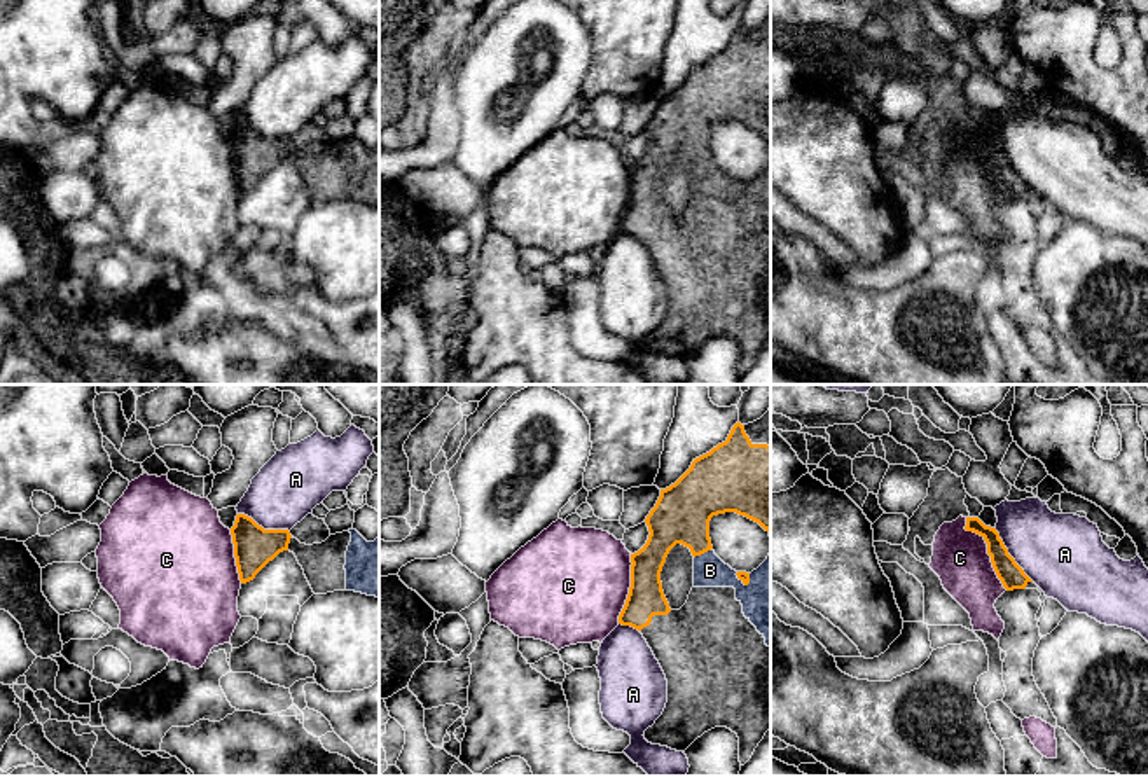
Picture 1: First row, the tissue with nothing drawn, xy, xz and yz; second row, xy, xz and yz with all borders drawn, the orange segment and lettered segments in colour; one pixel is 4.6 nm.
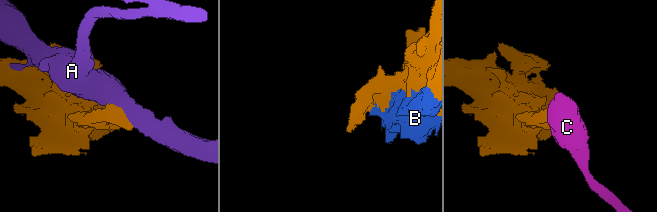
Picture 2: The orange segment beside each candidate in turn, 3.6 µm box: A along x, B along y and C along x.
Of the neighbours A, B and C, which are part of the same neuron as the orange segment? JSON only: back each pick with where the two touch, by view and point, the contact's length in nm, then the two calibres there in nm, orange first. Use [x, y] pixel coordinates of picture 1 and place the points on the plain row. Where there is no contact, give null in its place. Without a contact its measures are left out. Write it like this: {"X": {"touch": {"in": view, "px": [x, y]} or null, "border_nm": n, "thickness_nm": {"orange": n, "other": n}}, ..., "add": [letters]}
{"B": {"touch": {"in": "xz", "px": [703, 161]}, "border_nm": 100, "thickness_nm": {"orange": 260, "other": 150}}, "add": ["B"]}

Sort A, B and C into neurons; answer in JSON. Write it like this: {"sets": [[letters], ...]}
{"sets": [["A"], ["B"], ["C"]]}

